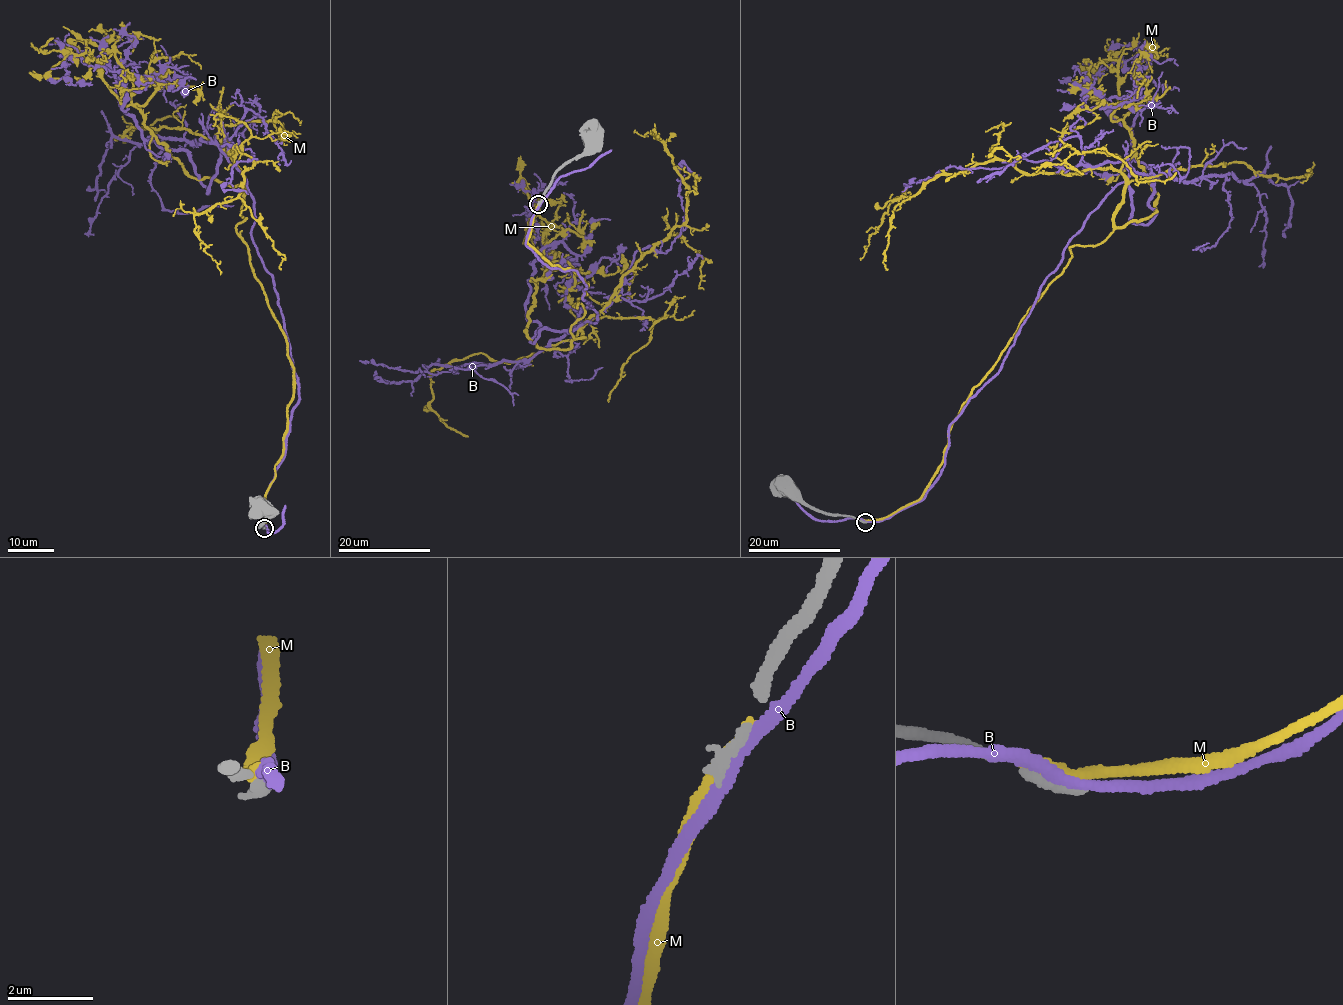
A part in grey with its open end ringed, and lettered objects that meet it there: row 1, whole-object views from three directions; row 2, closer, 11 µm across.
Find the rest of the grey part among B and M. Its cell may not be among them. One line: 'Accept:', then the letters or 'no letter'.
Accept: no letter

